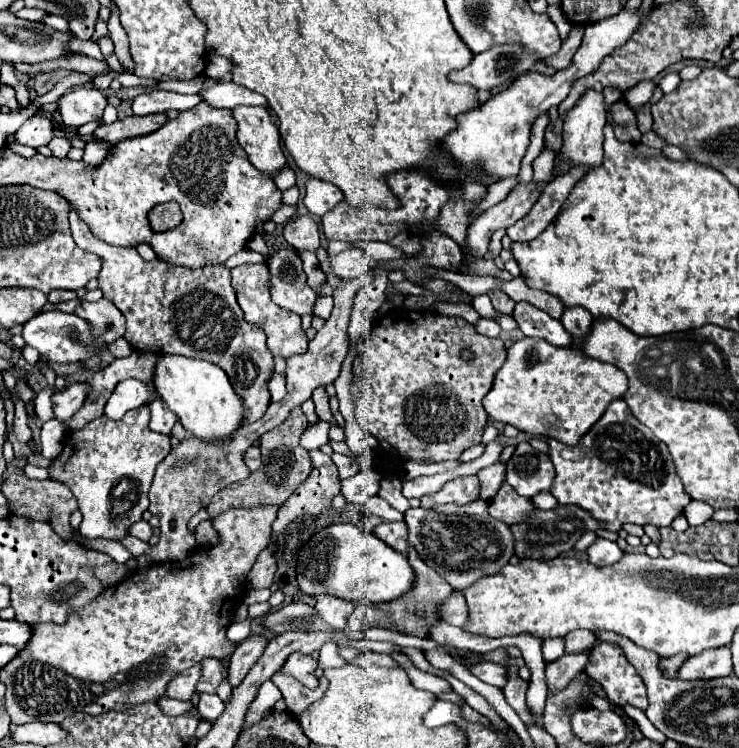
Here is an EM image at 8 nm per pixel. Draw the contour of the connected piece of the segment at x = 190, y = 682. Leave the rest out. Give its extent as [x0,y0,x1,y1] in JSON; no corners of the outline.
[167,662,203,702]

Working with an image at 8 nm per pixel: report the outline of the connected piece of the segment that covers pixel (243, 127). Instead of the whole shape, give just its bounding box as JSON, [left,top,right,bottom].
[233,106,287,176]

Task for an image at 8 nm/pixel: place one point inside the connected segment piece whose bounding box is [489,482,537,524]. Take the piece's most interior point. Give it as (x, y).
(507, 506)

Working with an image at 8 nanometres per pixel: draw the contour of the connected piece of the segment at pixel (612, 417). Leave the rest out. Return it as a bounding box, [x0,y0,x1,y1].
[547,400,691,532]

